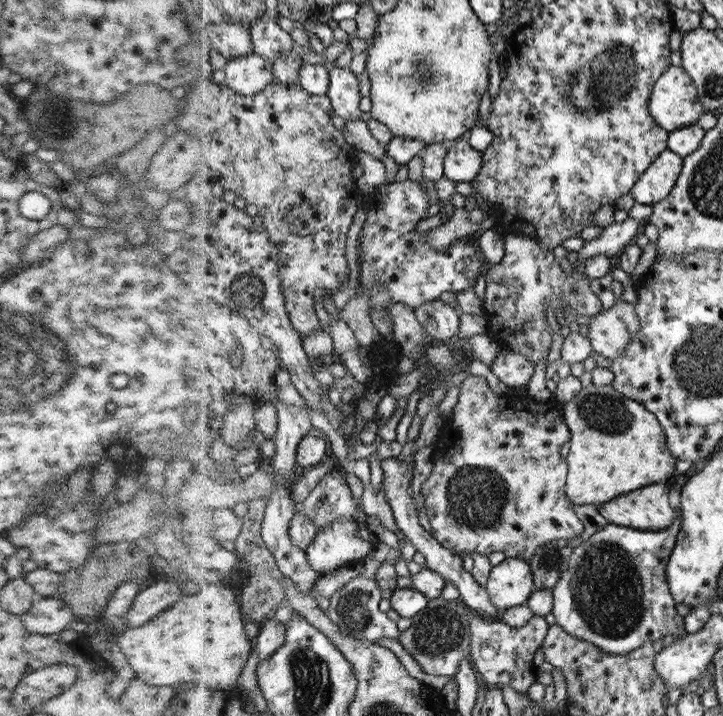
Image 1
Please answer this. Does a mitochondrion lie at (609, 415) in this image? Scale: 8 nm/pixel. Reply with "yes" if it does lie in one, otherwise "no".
yes

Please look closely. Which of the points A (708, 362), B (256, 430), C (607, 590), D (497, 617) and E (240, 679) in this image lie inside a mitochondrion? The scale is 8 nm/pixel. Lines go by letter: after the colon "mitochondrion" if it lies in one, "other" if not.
A: mitochondrion
B: other
C: mitochondrion
D: other
E: other

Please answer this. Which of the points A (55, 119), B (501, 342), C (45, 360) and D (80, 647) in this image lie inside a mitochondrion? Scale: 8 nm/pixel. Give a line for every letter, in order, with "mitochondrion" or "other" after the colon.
A: mitochondrion
B: other
C: mitochondrion
D: other

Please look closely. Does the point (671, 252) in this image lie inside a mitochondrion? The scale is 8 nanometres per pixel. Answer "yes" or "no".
no

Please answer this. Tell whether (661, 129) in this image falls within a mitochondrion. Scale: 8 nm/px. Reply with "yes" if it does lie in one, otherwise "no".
no

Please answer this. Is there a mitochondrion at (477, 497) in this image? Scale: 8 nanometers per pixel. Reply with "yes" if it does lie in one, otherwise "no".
yes

